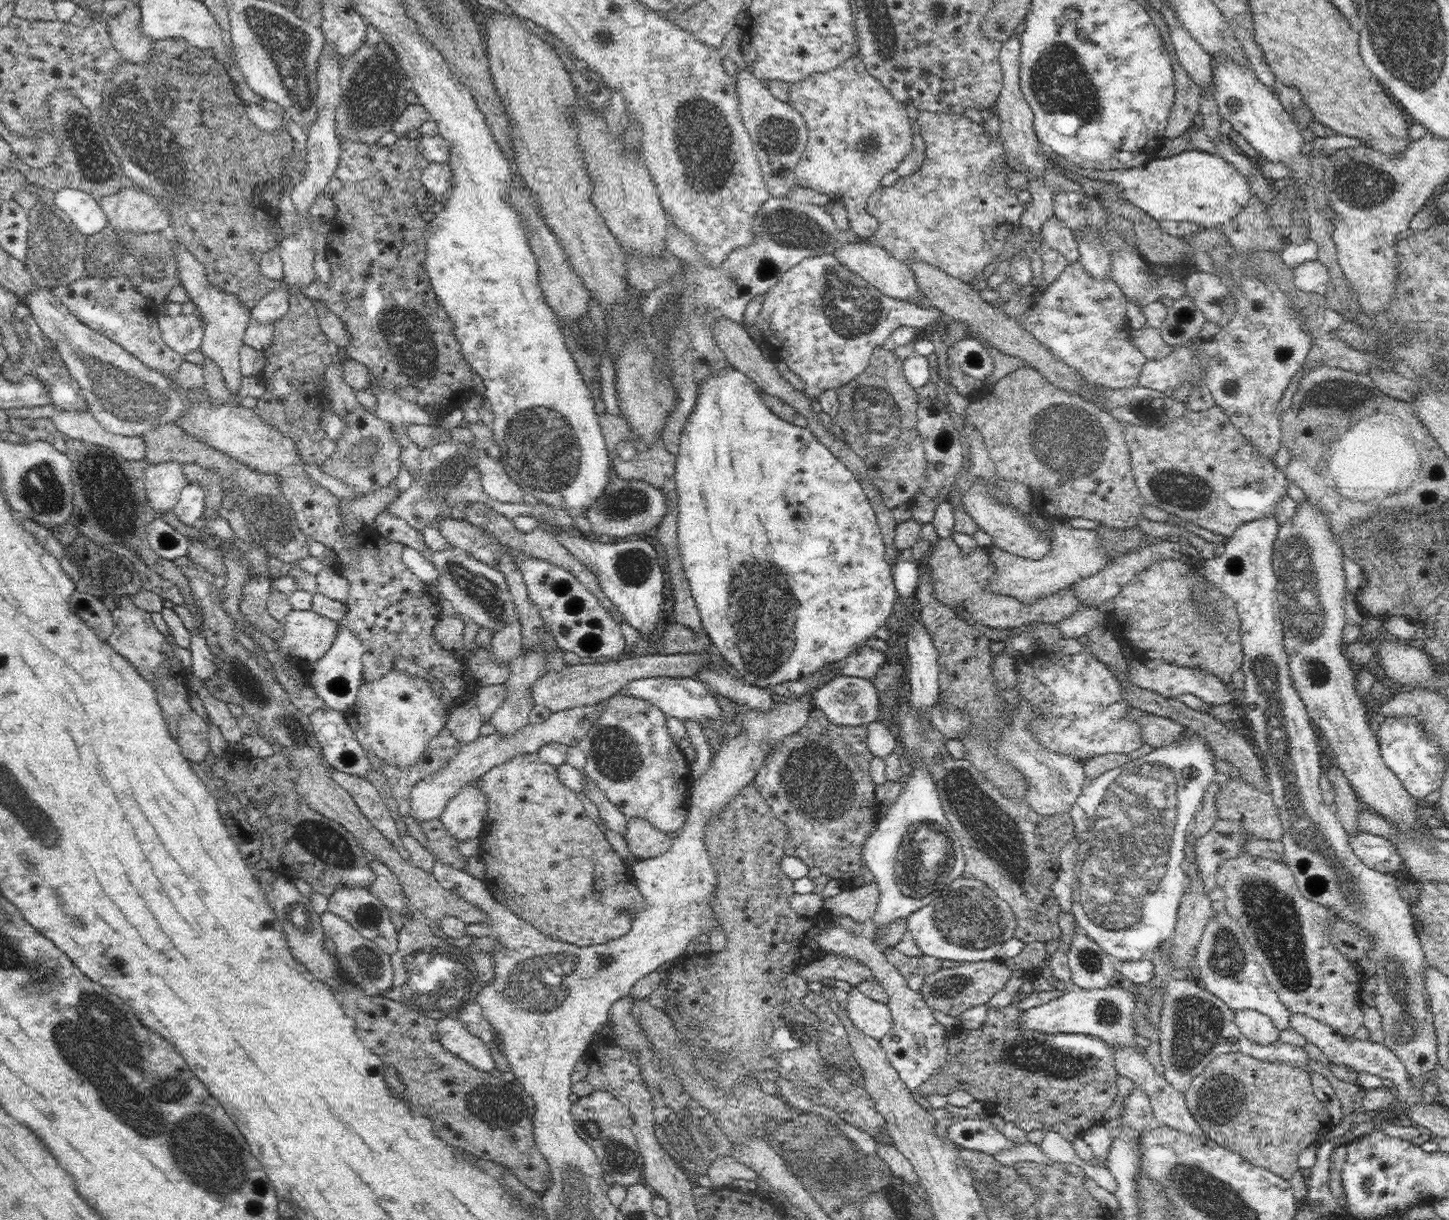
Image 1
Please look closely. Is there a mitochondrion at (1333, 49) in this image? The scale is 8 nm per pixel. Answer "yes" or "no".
no

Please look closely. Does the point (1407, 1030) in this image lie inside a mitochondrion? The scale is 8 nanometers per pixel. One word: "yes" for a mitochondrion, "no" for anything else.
yes

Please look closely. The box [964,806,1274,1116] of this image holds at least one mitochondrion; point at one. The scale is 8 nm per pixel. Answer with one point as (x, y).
(1198, 1026)

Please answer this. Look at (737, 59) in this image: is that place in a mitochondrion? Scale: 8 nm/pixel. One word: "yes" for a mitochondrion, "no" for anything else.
no

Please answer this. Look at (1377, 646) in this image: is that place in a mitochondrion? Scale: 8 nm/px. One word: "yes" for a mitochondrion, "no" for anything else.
no

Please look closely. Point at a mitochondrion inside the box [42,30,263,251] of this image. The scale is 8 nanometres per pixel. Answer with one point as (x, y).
(134, 128)

